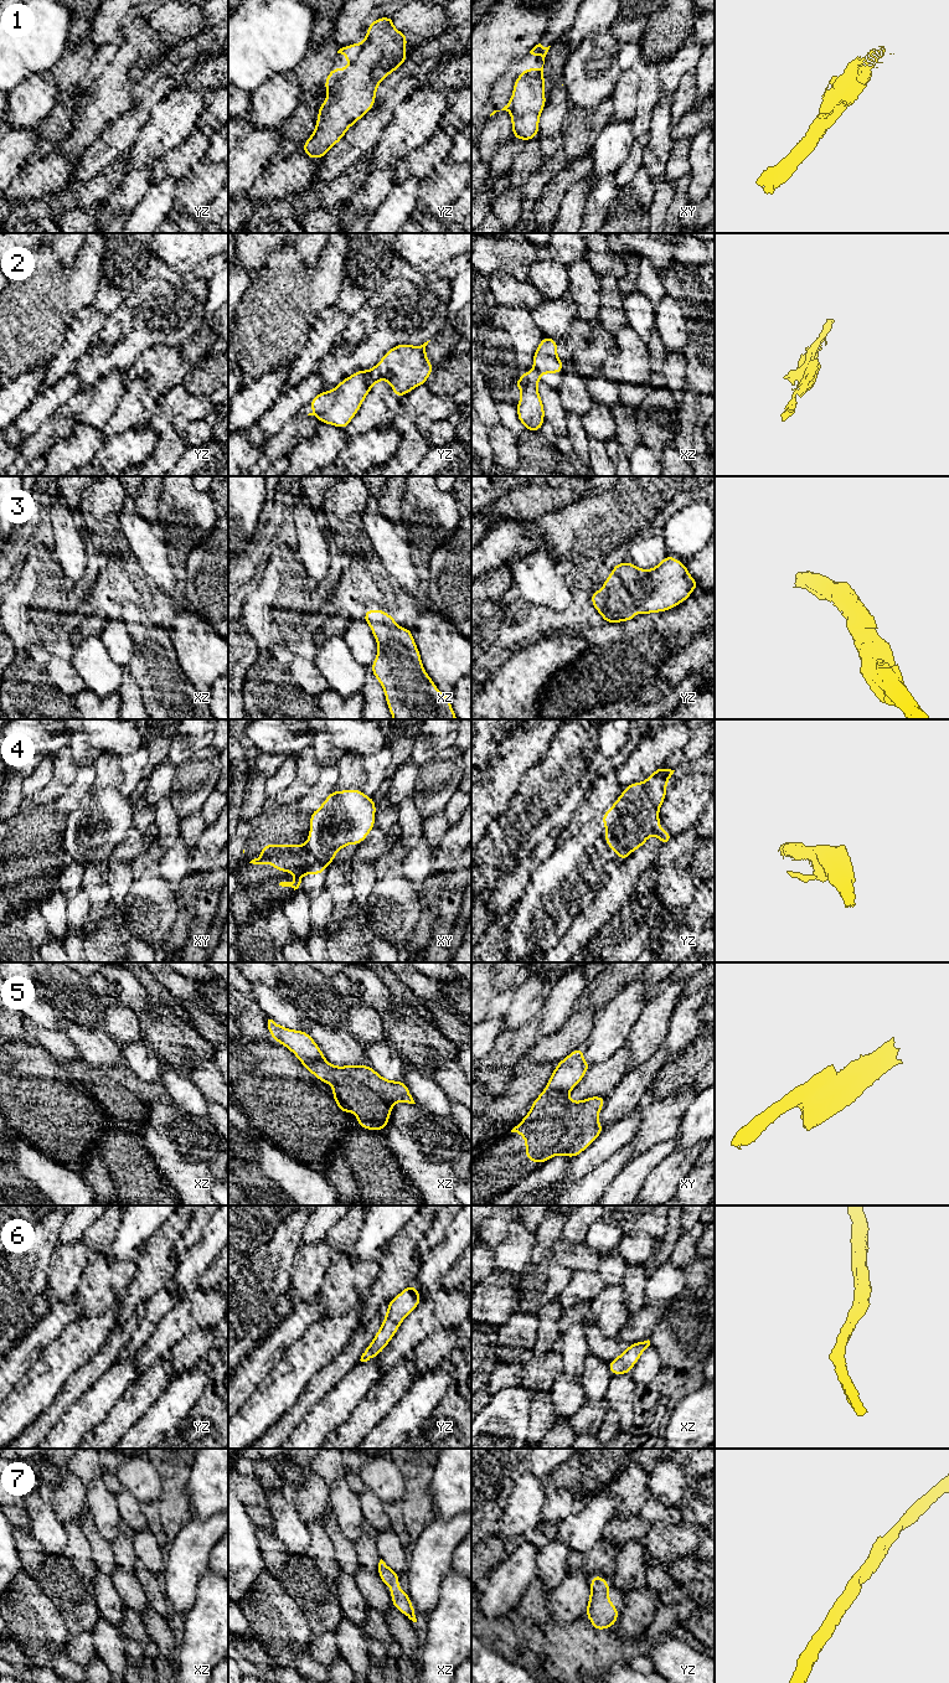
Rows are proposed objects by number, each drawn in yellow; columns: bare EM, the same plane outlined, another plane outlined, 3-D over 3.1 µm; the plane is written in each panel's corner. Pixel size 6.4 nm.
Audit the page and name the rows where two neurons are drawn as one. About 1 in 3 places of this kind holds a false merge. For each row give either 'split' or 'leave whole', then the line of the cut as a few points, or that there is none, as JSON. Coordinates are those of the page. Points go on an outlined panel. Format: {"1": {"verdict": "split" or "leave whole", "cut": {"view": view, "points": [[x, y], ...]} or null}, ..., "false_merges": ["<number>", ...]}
{"1": {"verdict": "leave whole", "cut": null}, "2": {"verdict": "split", "cut": {"view": "yz", "points": [[369, 373], [369, 385], [371, 387]]}}, "3": {"verdict": "leave whole", "cut": null}, "4": {"verdict": "leave whole", "cut": null}, "5": {"verdict": "split", "cut": {"view": "xz", "points": [[298, 1057], [302, 1059], [324, 1061]]}}, "6": {"verdict": "leave whole", "cut": null}, "7": {"verdict": "leave whole", "cut": null}, "false_merges": ["2", "5"]}

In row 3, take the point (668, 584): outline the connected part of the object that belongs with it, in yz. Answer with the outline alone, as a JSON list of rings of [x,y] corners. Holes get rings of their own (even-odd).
[[[666,556],[653,569],[641,569],[626,561],[613,566],[604,587],[590,595],[603,623],[623,623],[640,615],[670,610],[688,599],[698,582],[692,578],[686,563]]]

